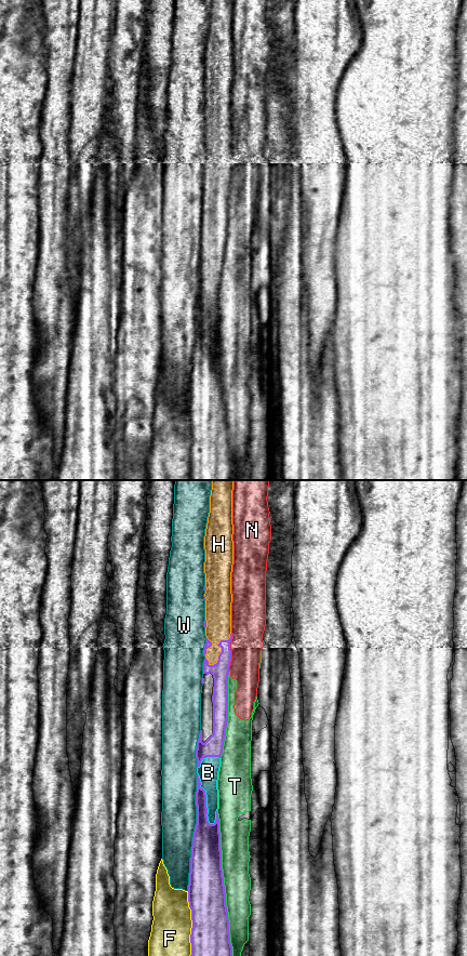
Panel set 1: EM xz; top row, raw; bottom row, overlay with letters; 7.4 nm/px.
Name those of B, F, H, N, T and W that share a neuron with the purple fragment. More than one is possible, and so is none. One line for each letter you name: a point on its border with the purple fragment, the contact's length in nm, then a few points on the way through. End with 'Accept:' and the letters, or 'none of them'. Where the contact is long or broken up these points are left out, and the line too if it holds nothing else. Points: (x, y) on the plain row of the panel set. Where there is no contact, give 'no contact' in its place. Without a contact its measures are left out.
Accept: none of them

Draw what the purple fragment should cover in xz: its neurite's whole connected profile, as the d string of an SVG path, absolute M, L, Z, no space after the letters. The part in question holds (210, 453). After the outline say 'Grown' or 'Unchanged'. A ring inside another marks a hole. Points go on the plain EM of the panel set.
M197 289L197 340L192 353L188 417L191 425L192 443L190 450L191 480L231 480L232 462L229 450L229 435L222 385L219 334L216 327L214 340L208 336L206 310L200 303Z. Unchanged

